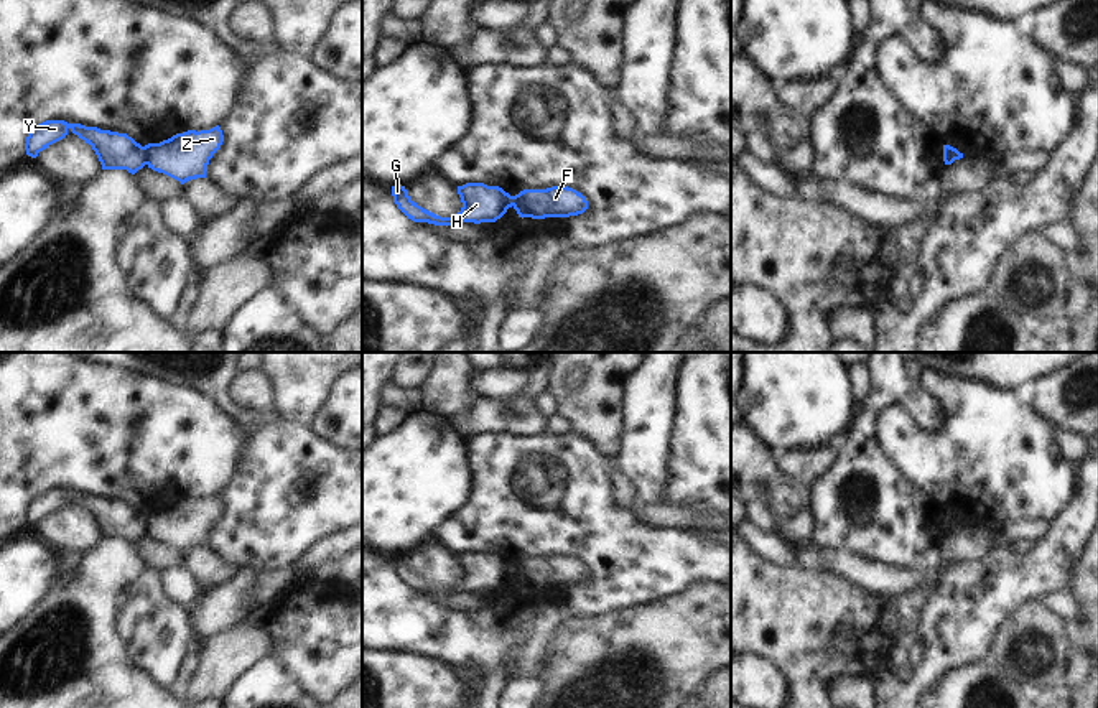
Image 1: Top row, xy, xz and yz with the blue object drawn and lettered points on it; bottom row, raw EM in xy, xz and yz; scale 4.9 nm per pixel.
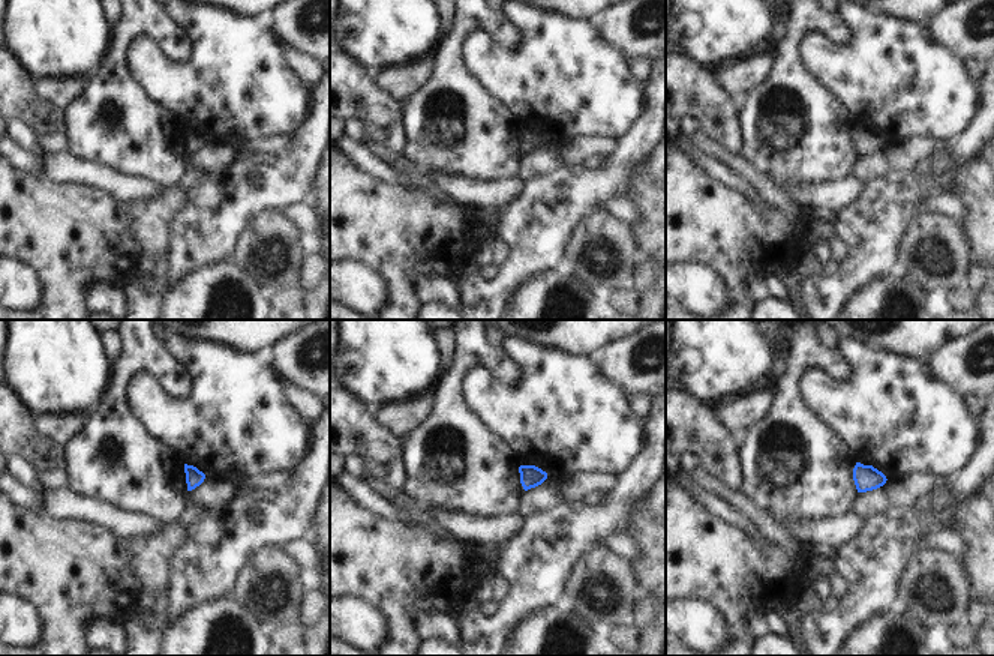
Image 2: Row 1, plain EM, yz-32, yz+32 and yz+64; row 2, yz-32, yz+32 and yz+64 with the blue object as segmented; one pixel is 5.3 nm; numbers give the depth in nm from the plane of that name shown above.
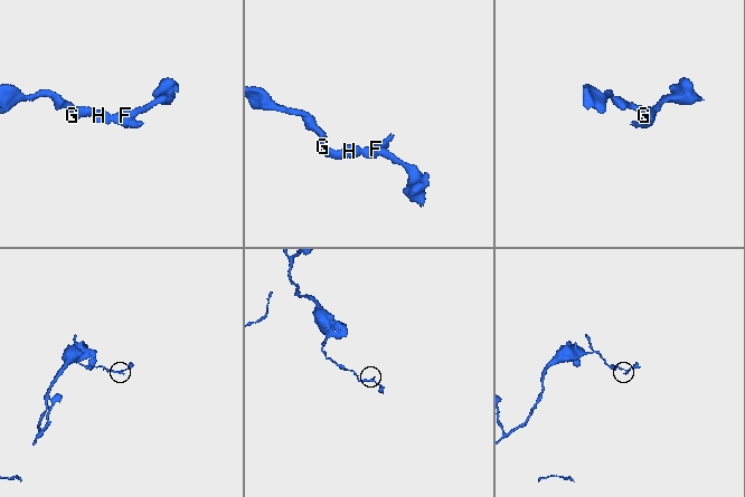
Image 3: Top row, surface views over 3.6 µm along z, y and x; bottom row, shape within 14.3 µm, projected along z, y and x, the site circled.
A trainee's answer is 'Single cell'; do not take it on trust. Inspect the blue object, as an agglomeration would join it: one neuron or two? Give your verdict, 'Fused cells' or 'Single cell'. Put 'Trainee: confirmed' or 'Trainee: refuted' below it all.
Fused cells.
Trainee: refuted

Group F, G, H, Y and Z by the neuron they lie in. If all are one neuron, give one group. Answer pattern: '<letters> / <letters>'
F Z / G H Y

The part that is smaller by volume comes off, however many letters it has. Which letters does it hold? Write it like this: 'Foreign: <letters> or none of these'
Foreign: F, Z

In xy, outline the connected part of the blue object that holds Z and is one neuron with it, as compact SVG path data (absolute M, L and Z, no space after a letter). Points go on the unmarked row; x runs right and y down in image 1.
M219 494L209 499L188 499L160 512L145 514L147 533L181 553L206 547L212 524L221 517L224 504Z

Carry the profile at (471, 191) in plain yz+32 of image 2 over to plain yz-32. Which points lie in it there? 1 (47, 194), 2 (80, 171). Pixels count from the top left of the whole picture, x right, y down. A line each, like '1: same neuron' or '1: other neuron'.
1: other neuron
2: same neuron

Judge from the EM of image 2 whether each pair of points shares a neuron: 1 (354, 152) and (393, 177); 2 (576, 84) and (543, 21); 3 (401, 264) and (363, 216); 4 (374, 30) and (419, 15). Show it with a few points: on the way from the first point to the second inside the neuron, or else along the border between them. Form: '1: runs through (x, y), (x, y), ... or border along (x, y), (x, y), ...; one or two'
1: runs through (363, 159), (384, 171); one
2: runs through (562, 69), (555, 50), (544, 36); one
3: runs through (399, 252), (375, 228); one
4: runs through (384, 20), (389, 15), (408, 15); one

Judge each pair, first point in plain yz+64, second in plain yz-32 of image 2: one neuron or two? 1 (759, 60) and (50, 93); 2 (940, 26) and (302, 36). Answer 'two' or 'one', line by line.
1: one
2: one

